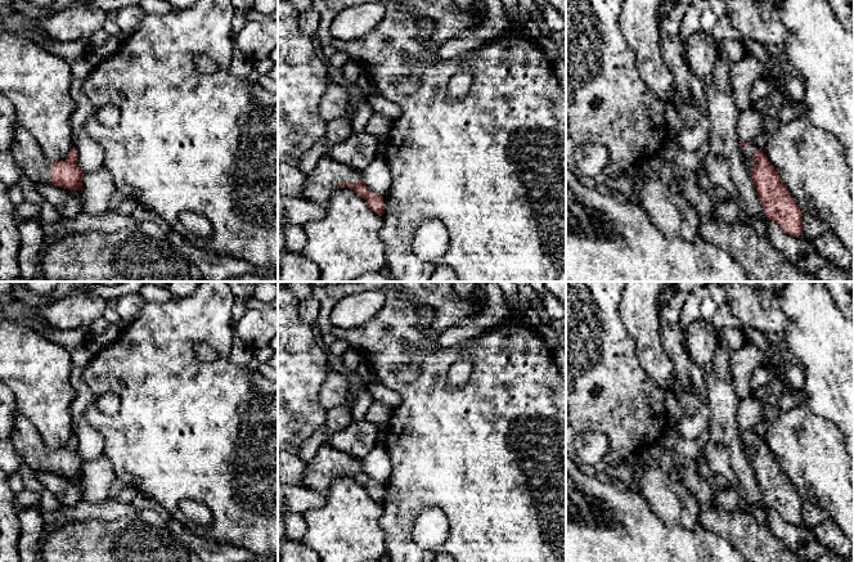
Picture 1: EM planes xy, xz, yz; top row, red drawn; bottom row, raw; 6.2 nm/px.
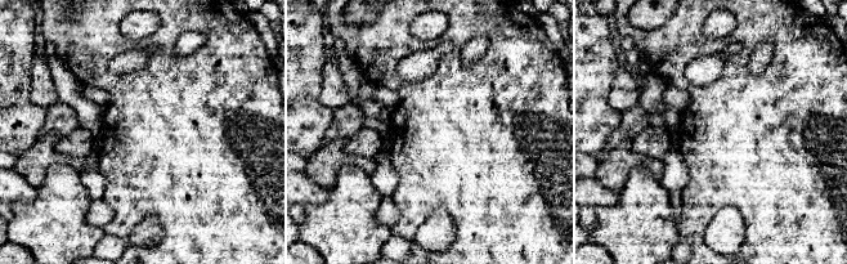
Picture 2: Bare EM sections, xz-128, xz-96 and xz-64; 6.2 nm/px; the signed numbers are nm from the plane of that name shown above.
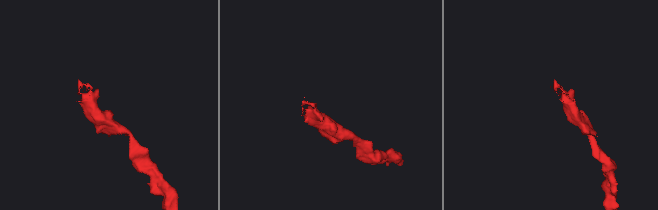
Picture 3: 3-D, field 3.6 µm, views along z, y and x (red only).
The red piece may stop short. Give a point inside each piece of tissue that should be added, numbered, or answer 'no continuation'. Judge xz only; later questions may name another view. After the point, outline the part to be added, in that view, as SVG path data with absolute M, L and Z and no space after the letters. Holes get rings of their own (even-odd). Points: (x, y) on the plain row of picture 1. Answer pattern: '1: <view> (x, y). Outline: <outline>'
1: xz (319, 472). Outline: M325 444L319 449L316 455L306 463L305 485L327 496L333 478L341 471L355 472L360 468L360 459Z

